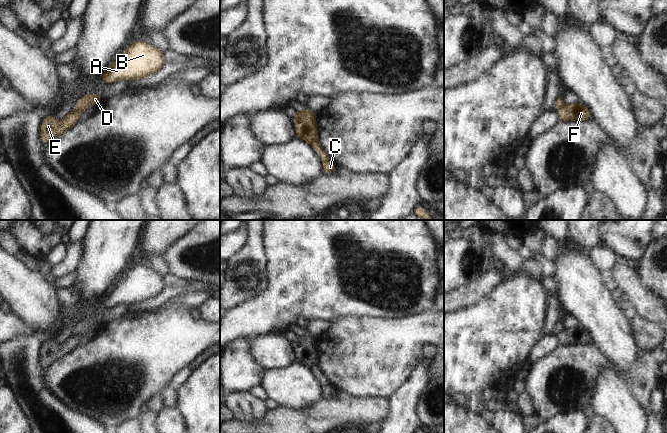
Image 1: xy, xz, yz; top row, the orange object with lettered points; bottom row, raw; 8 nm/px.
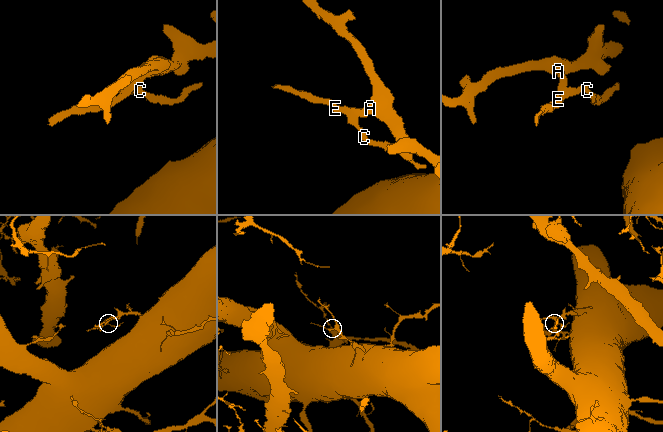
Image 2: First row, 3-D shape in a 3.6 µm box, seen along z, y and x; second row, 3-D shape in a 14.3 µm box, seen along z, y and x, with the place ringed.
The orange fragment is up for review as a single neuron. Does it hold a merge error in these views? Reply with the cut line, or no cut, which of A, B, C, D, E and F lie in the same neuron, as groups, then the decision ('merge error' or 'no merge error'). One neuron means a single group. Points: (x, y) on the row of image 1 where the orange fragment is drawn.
cut xy (76, 106), (83, 109); groups A B D / C E F; merge error

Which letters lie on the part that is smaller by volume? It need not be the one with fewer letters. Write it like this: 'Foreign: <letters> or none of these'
Foreign: C, E, F

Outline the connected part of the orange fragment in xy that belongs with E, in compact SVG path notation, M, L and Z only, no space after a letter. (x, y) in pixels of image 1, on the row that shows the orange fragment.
M75 107L62 120L56 120L52 115L45 115L41 125L41 140L44 145L70 130L78 121L83 109Z

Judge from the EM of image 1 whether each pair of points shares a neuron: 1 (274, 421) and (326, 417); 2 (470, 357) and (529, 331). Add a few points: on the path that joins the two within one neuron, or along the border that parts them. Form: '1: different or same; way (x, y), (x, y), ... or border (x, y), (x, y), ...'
1: same; way (287, 421), (313, 421)
2: same; way (485, 344), (490, 342), (501, 331), (514, 331)

